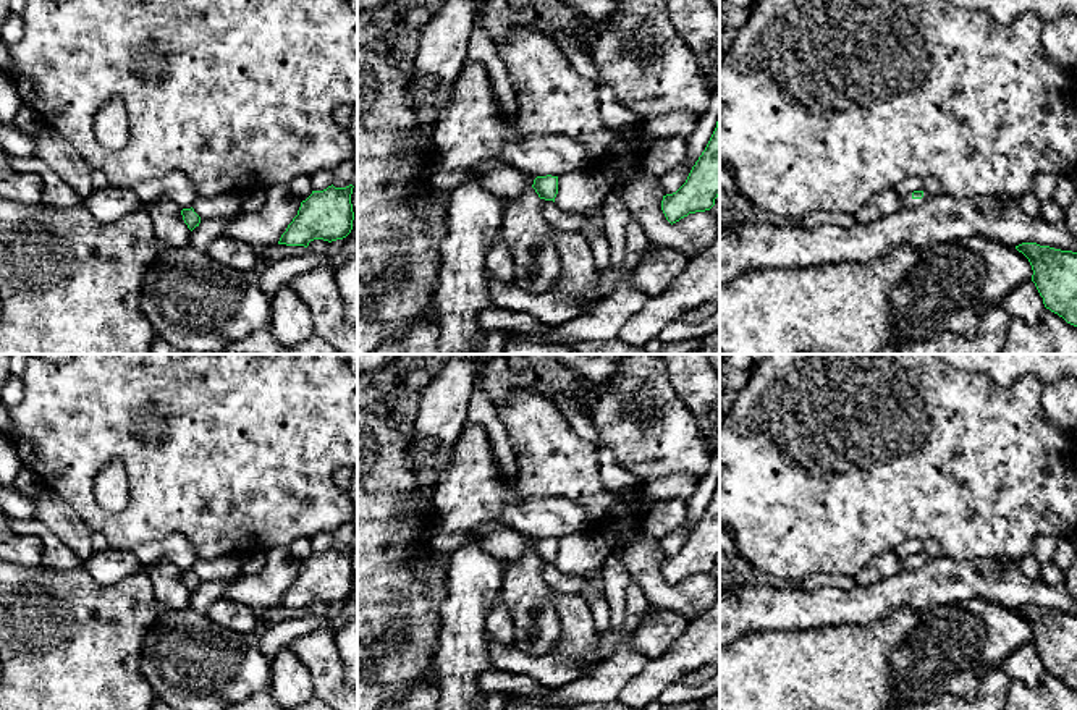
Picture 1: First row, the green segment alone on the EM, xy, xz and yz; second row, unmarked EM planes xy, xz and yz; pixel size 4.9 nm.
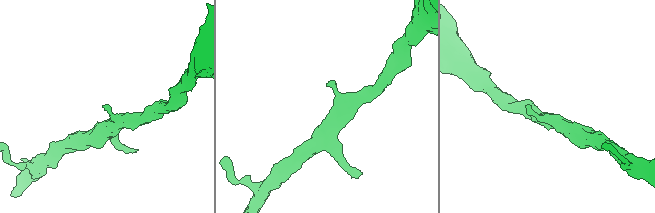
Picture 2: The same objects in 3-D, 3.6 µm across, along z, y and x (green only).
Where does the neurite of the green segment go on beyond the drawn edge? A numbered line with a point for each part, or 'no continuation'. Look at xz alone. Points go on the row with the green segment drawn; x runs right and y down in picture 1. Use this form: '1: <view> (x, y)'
1: xz (503, 180)

